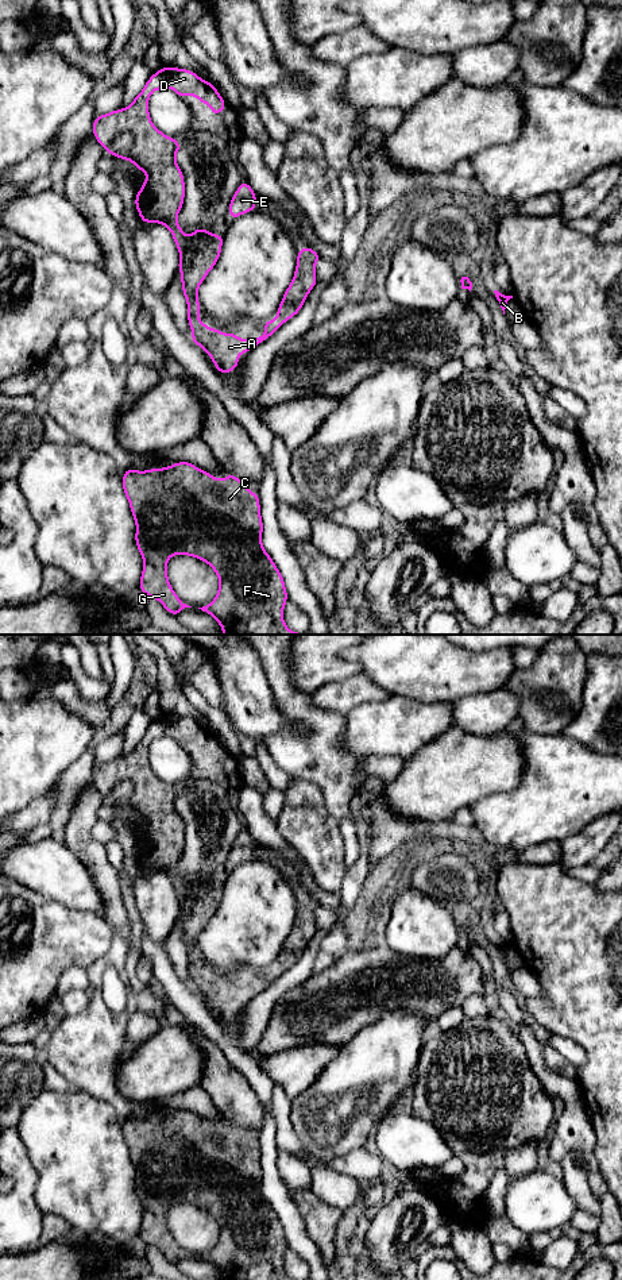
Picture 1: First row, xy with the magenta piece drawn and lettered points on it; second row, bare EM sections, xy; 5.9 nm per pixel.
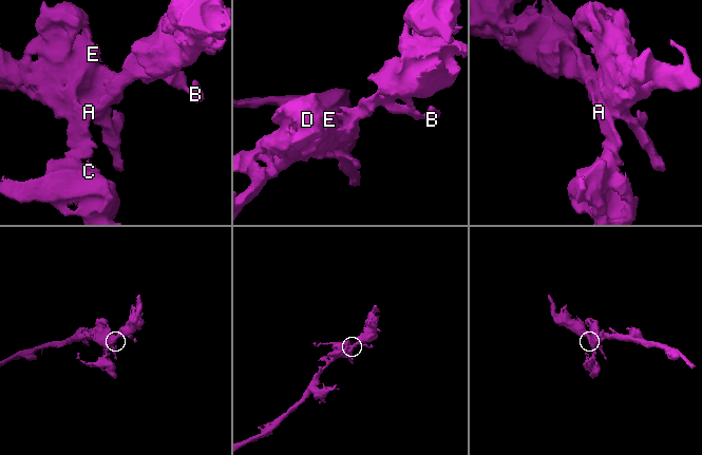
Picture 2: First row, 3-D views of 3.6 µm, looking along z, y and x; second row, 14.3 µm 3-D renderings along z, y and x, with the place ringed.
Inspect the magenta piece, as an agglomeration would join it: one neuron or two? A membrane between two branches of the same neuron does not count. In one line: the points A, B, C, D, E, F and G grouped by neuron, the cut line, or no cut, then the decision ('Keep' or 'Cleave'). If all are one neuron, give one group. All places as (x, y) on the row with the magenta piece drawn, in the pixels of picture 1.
Groups: A B C D E F G. No split. Keep

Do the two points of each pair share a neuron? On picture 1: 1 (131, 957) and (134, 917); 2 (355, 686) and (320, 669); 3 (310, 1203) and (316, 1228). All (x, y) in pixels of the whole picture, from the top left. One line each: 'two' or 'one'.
1: one
2: two
3: one

